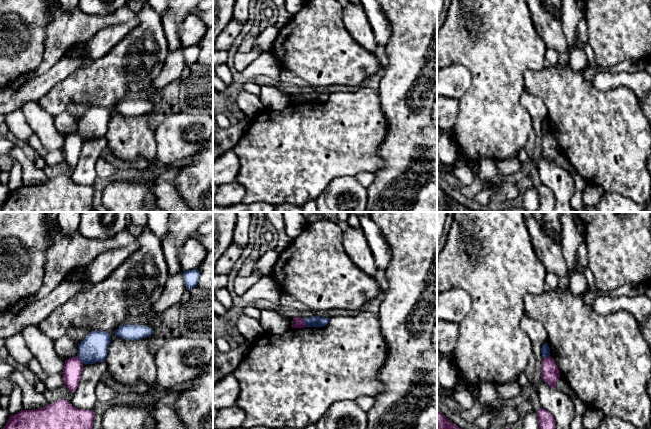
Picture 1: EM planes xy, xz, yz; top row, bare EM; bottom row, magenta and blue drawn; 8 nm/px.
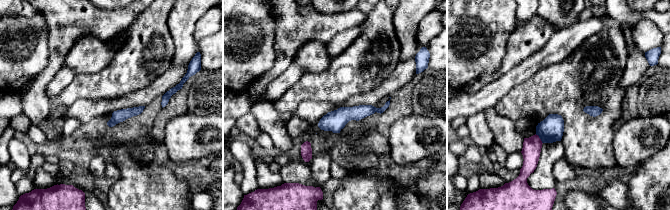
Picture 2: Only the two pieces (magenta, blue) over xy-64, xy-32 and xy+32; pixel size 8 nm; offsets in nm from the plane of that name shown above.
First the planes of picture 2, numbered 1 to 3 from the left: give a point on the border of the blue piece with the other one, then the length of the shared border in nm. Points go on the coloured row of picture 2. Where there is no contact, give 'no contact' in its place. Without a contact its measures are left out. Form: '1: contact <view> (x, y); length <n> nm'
1: no contact
2: no contact
3: contact xy+32 (539, 138); length 100 nm

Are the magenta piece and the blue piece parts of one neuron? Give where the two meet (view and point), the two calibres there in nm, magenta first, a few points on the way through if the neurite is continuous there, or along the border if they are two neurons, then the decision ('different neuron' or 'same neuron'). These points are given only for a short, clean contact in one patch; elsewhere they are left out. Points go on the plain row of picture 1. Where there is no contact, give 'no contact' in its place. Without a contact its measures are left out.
xz (304, 98) | 70/100 nm | different neuron

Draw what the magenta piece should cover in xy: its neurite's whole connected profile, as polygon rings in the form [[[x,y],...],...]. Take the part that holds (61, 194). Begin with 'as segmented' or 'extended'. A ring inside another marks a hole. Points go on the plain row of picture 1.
as segmented; [[[62,175],[39,185],[10,191],[1,212],[92,212],[94,192],[92,186],[78,185]]]

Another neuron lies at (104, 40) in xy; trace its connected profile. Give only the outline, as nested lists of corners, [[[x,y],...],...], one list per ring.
[[[134,15],[124,22],[102,28],[86,42],[86,54],[93,60],[103,57],[138,26],[139,23],[140,19]]]

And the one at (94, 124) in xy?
[[[91,107],[86,114],[78,120],[77,132],[84,140],[105,138],[111,111],[102,107]]]

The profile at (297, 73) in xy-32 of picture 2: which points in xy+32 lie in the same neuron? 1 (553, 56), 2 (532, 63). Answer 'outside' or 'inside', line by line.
1: inside
2: inside

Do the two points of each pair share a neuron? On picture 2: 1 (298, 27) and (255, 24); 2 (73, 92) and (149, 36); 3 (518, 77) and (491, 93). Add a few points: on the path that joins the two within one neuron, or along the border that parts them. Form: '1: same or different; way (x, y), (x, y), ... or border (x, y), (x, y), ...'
1: different; border (271, 10), (274, 20), (274, 49)
2: same; way (92, 86), (102, 85), (132, 55)
3: same; way (511, 79), (498, 88)

